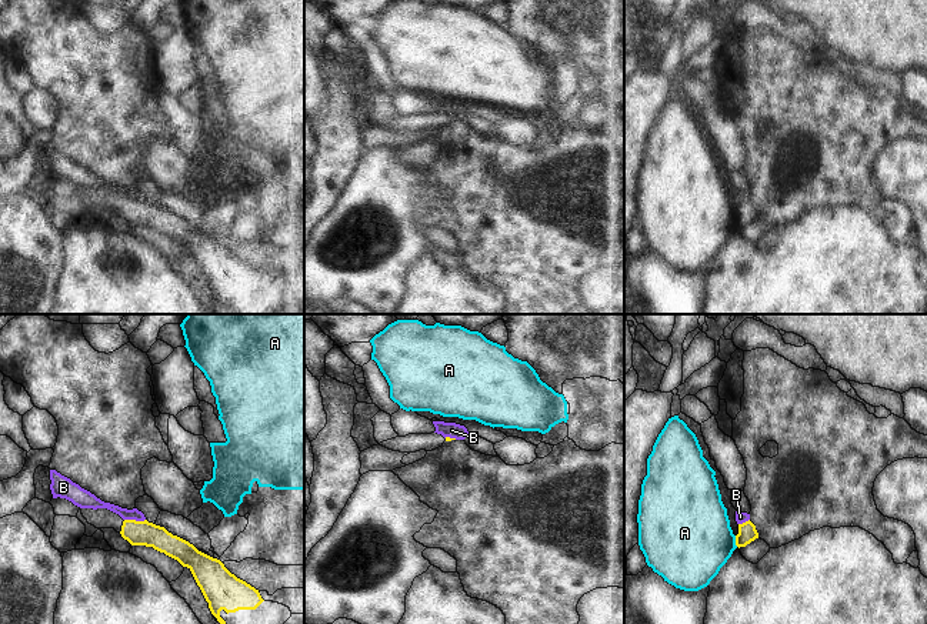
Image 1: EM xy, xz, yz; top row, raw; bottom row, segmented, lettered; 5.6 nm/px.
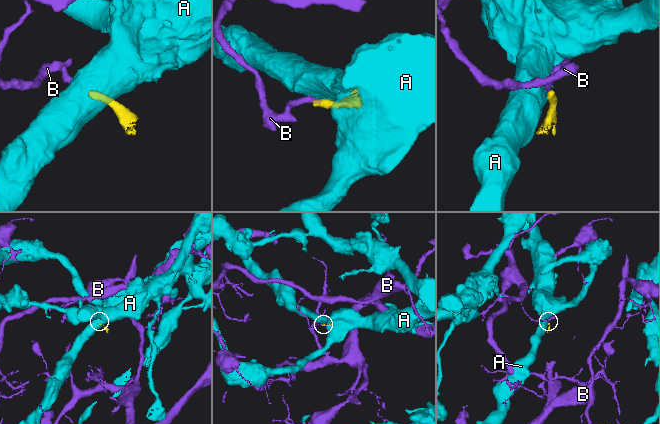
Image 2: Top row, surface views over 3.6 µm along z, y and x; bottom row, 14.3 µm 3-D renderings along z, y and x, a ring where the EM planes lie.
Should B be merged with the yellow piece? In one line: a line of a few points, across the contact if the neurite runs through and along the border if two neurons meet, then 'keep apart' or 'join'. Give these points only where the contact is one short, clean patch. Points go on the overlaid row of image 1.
line xy (124, 519), (144, 520); keep apart

